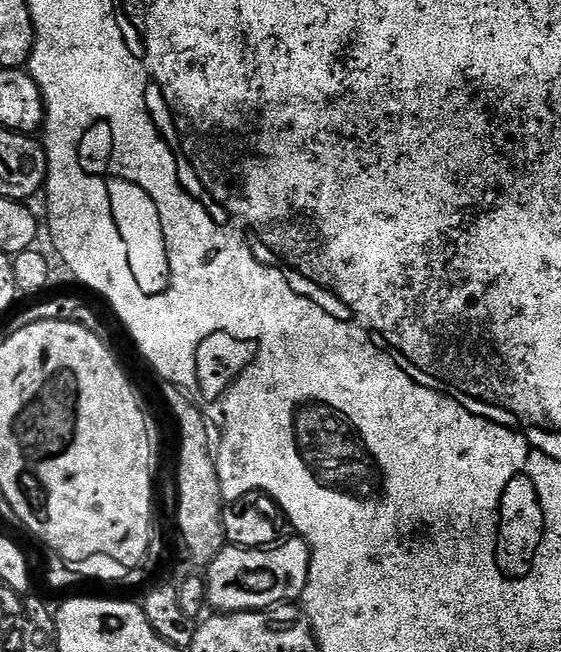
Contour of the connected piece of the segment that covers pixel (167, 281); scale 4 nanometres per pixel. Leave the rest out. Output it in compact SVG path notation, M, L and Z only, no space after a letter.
M108 168L108 176L104 176L104 196L108 196L108 216L112 216L108 224L116 228L116 236L120 236L120 244L124 244L124 260L128 260L132 284L136 284L132 304L136 304L136 300L168 296L176 276L172 276L172 252L168 252L168 232L162 230L160 204L146 194L140 180L124 176L124 168L120 168L120 172L112 172L112 168Z

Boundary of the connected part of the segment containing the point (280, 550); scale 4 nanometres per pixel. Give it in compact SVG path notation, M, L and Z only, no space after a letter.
M295 539L261 548L225 546L206 568L207 607L223 614L253 612L259 608L272 608L285 601L299 601L308 585L312 554L303 539Z

